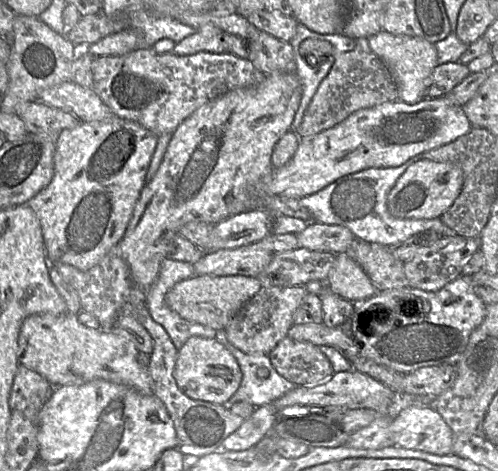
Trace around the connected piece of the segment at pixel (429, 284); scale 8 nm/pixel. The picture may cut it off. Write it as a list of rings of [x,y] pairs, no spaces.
[[[442,236],[431,245],[420,249],[413,258],[404,263],[408,286],[430,292],[440,290],[462,275],[463,266],[477,250],[479,250],[478,238]]]

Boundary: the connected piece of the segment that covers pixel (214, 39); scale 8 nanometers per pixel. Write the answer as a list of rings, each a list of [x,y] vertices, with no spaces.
[[[209,24],[203,26],[194,34],[176,43],[172,52],[176,55],[192,55],[200,51],[210,53],[226,53],[226,48],[222,40],[223,32]]]

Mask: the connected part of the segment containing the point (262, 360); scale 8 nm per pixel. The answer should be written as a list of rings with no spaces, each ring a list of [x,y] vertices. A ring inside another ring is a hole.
[[[218,330],[215,338],[236,358],[242,372],[242,381],[238,390],[223,404],[227,409],[230,410],[232,405],[239,401],[249,402],[255,407],[271,405],[276,399],[296,387],[294,383],[278,374],[268,355],[242,352],[228,341],[224,330]],[[258,368],[266,368],[269,376],[258,377]]]

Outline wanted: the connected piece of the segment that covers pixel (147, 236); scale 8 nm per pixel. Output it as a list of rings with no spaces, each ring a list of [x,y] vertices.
[[[268,73],[256,86],[229,91],[204,104],[174,130],[161,164],[155,176],[142,188],[125,234],[118,244],[135,288],[147,293],[159,275],[162,262],[169,257],[179,229],[188,222],[214,225],[252,209],[314,222],[311,212],[300,204],[298,198],[276,195],[268,190],[275,170],[271,162],[274,146],[291,130],[301,97],[302,87],[296,74]]]

